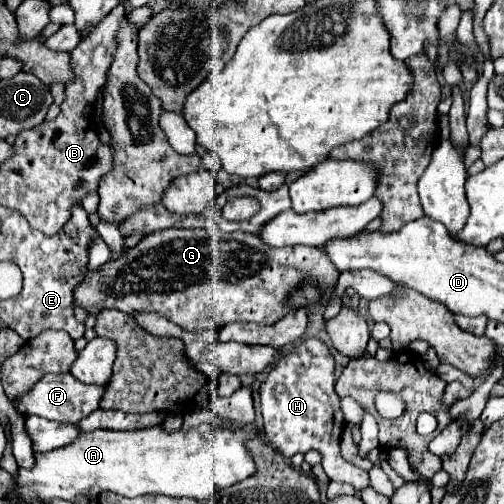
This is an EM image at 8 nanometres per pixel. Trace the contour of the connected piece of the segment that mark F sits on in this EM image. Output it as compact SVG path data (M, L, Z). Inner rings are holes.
M71 373L45 375L27 395L23 395L17 401L17 409L19 413L25 413L25 415L39 415L45 419L61 421L61 423L79 423L83 417L99 409L99 401L103 399L103 393L105 393L105 385L81 383Z

